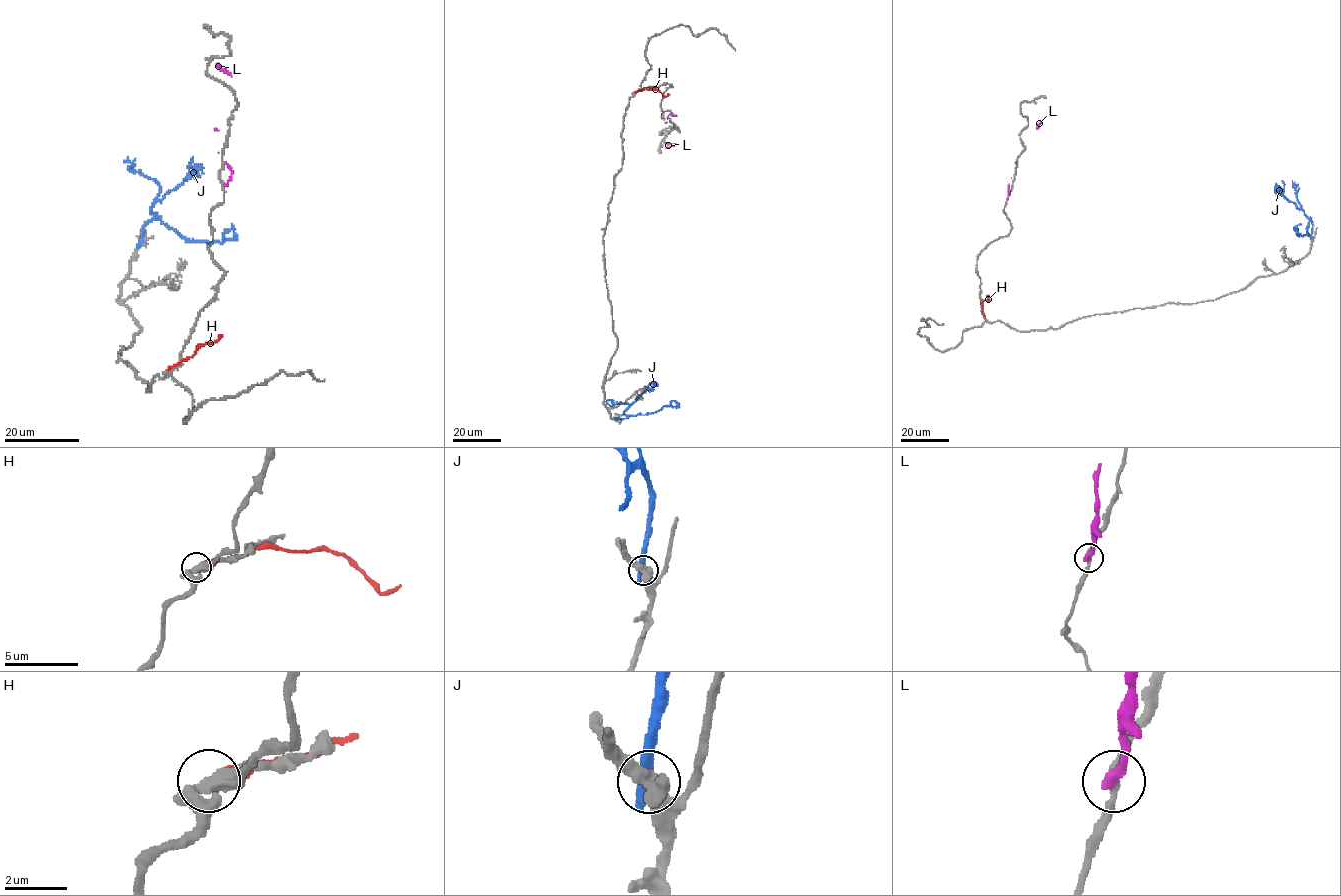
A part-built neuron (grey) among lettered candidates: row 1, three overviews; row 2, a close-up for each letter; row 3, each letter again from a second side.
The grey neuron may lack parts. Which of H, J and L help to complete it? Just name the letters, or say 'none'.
none

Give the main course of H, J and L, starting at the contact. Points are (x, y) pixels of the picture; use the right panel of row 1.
H: (985, 318), (982, 302), (989, 299), (987, 295)
J: (1311, 237), (1310, 220), (1306, 234), (1298, 235), (1293, 228), (1301, 224)
L: (1007, 199), (1011, 178), (1037, 129), (1015, 164)

